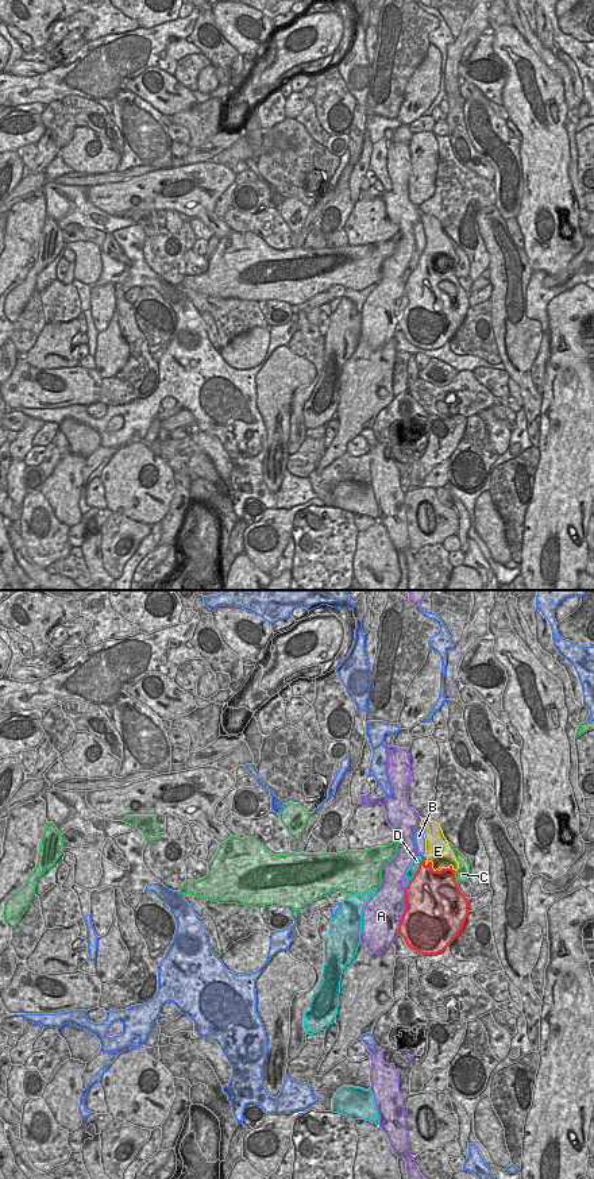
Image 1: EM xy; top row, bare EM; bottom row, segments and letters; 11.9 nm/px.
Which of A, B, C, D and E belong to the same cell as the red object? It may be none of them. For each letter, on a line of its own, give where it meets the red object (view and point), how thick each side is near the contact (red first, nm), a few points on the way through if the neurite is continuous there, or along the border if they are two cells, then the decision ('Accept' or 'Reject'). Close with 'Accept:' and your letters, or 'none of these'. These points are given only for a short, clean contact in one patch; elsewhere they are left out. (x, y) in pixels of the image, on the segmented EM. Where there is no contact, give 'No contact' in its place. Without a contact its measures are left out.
A: Touches red at xy (404, 910). Thickness 500 nm (red) against 440 nm. Reject
B: Touches red at xy (423, 858). Thickness 280 nm (red) against 130 nm. Reject
C: Touches red at xy (454, 878). Thickness 500 nm (red) against 170 nm. Reject
D: Touches red at xy (415, 874). Thickness 500 nm (red) against 100 nm. Reject
E: Touches red at xy (438, 870). Thickness 480 nm (red) against 300 nm. Accept
Accept: E.

